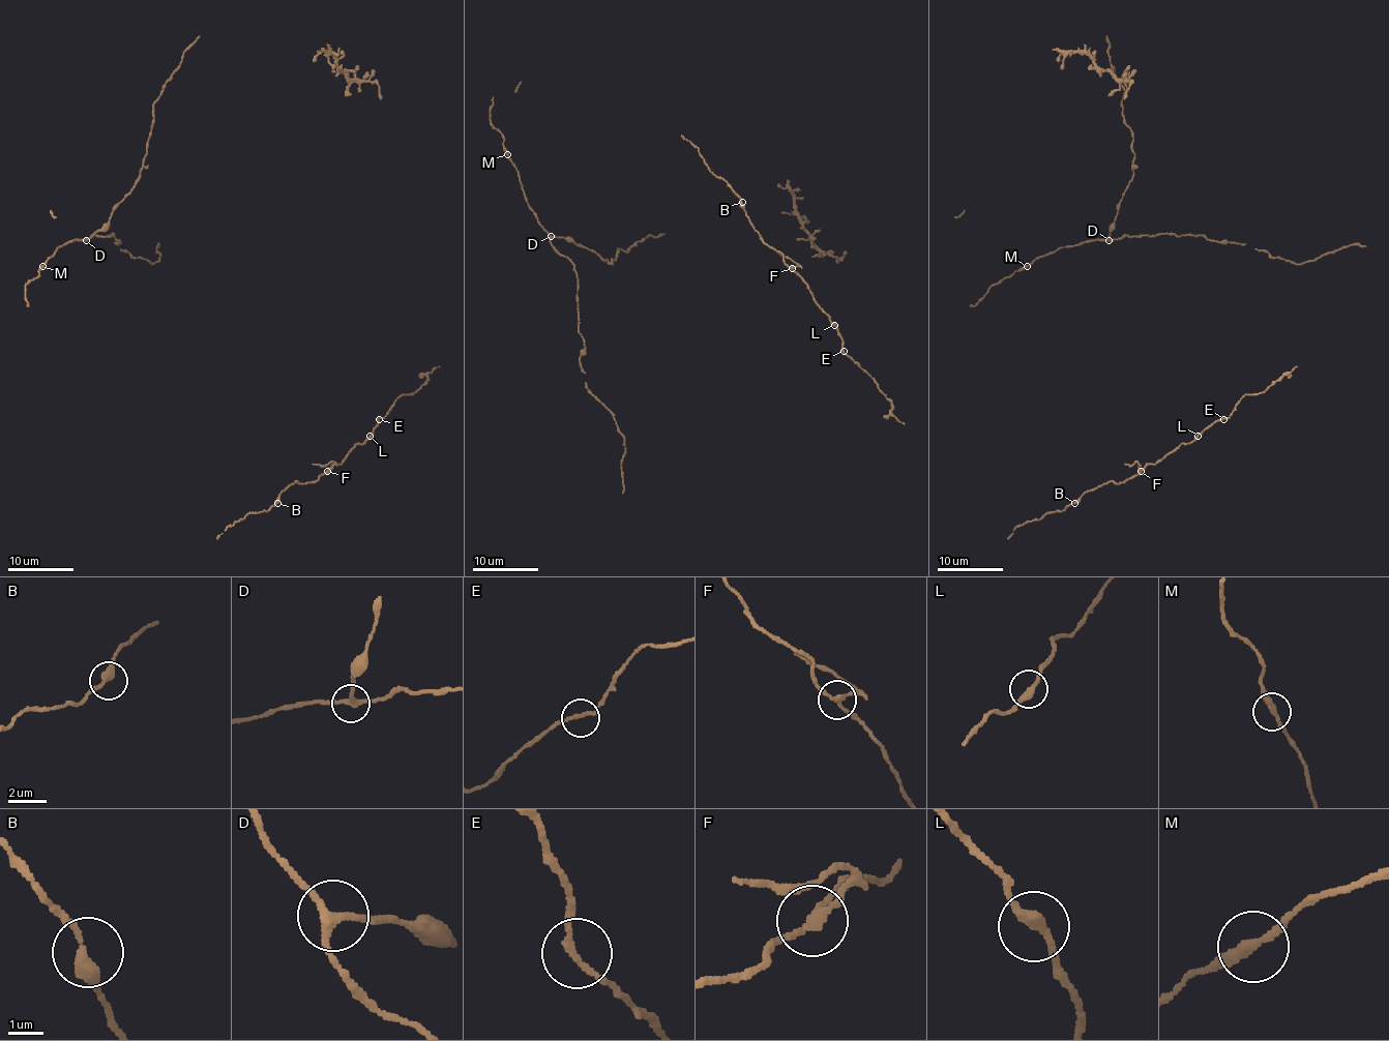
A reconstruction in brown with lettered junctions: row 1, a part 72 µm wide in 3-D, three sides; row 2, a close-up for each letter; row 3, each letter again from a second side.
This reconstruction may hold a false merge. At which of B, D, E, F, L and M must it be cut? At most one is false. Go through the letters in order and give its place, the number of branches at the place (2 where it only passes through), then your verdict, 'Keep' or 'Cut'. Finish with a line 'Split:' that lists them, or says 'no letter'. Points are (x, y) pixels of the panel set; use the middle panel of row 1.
B: Place: (742, 202). Branches: 2. Keep
D: Place: (551, 236). Branches: 3. Keep
E: Place: (844, 351). Branches: 2. Keep
F: Place: (792, 268). Branches: 3. Cut
L: Place: (834, 325). Branches: 2. Keep
M: Place: (507, 154). Branches: 2. Keep
Split: F

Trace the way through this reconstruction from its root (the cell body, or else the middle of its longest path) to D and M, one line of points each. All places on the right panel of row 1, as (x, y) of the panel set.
D: (1257, 248), (1234, 241), (1212, 241), (1201, 235), (1173, 233), (1122, 235), (1109, 240)
M: (1257, 248), (1234, 241), (1212, 241), (1201, 235), (1122, 235), (1119, 238), (1061, 246), (1036, 257), (1027, 266)

